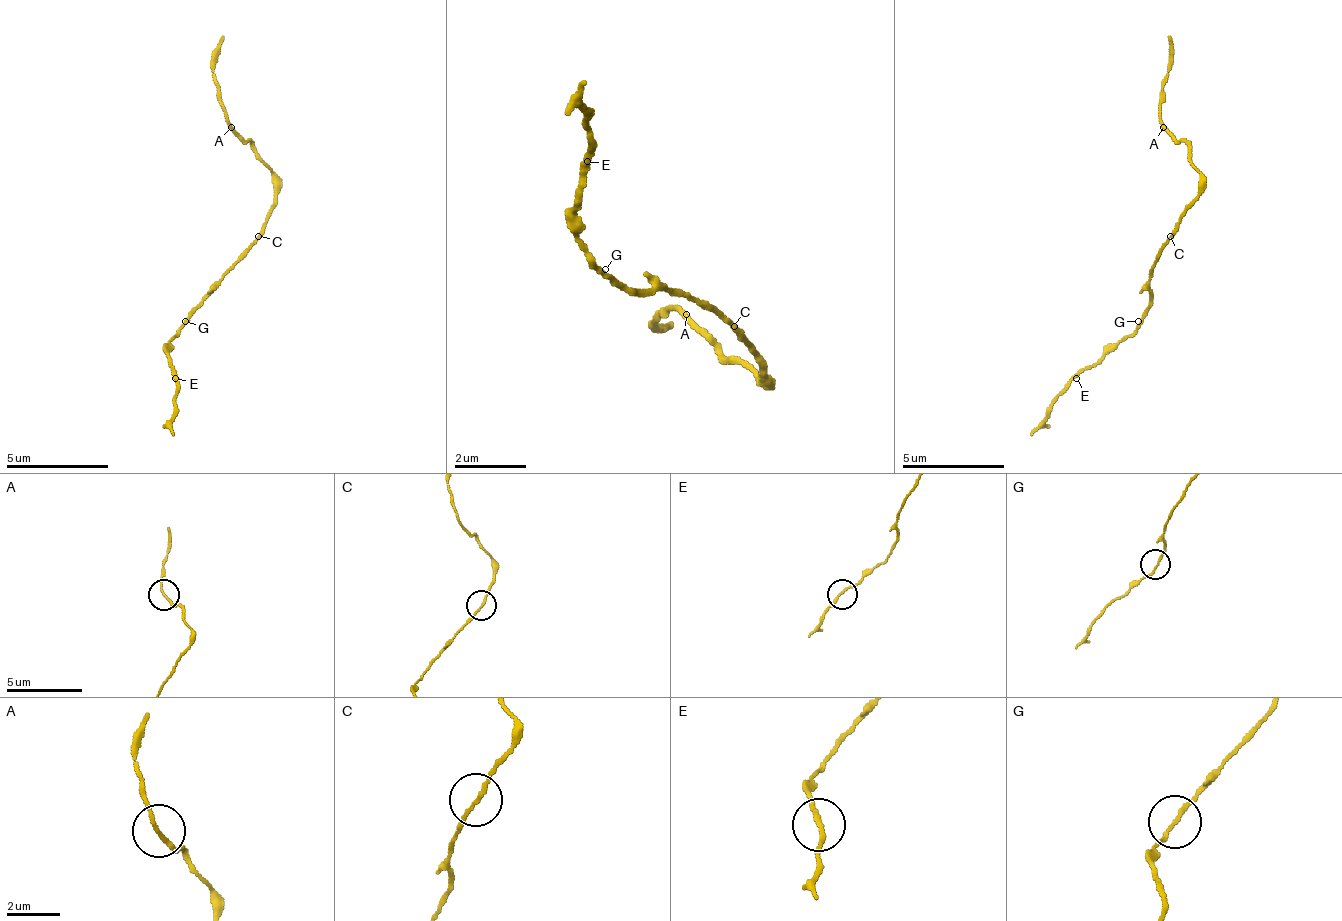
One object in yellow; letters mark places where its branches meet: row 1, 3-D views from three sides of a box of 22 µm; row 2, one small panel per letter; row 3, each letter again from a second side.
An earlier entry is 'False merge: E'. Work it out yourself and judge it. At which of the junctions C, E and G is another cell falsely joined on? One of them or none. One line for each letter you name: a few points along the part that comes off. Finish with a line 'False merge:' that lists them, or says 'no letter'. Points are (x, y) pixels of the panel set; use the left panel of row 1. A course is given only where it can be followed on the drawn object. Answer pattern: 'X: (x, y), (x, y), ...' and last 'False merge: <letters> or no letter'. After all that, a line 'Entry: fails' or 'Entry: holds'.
False merge: no letter
Entry: fails

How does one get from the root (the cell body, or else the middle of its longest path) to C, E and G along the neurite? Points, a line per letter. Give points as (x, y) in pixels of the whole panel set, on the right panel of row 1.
C: (1163, 250), (1169, 234)
E: (1163, 250), (1148, 280), (1148, 311), (1143, 321), (1127, 337), (1112, 342), (1076, 378)
G: (1163, 250), (1148, 280), (1148, 311), (1138, 321)

